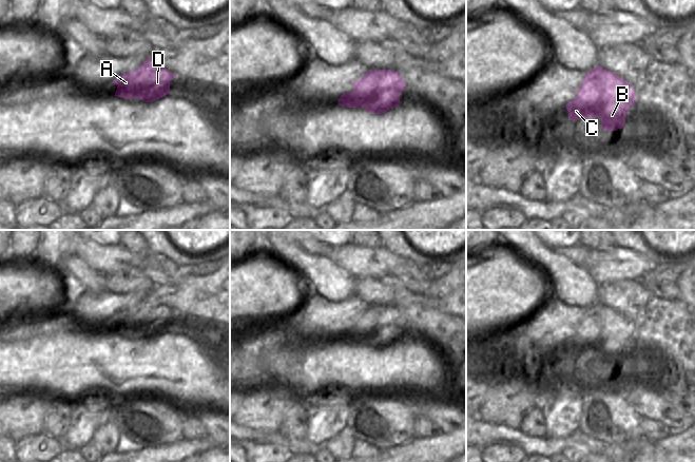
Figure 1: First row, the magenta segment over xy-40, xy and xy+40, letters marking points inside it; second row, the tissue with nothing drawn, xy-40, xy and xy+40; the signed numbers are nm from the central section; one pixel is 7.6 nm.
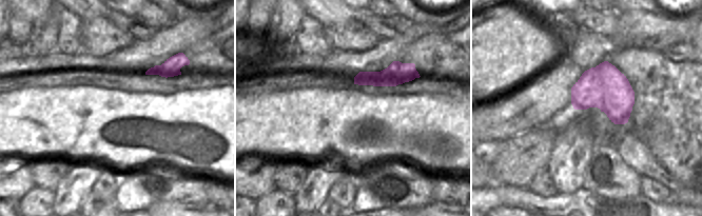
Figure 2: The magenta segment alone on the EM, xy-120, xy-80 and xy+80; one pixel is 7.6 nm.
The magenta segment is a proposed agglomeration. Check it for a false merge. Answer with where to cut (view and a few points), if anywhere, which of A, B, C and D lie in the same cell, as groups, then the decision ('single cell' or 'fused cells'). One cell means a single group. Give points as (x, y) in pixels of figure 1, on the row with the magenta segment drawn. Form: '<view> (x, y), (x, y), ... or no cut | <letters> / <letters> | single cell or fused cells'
xy (372, 73), (378, 77), (378, 89), (366, 96), (362, 107) | A C / B D | fused cells

